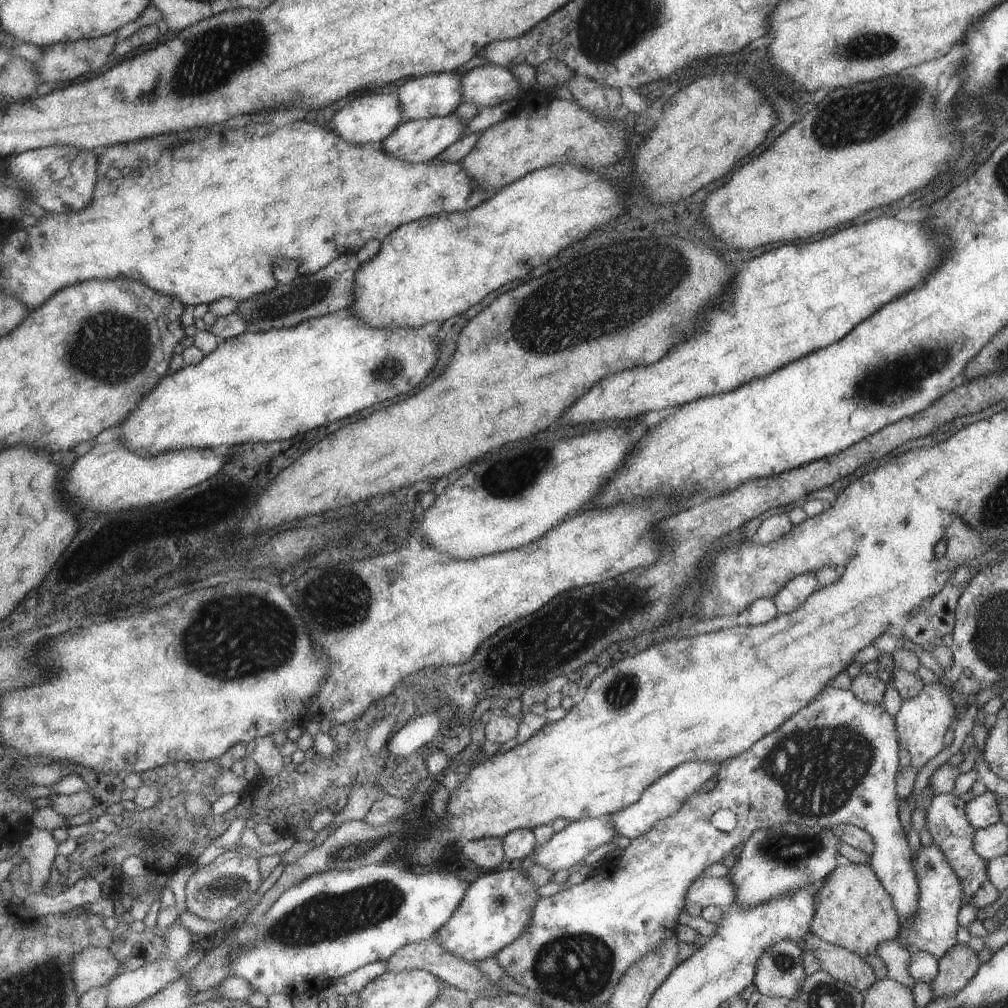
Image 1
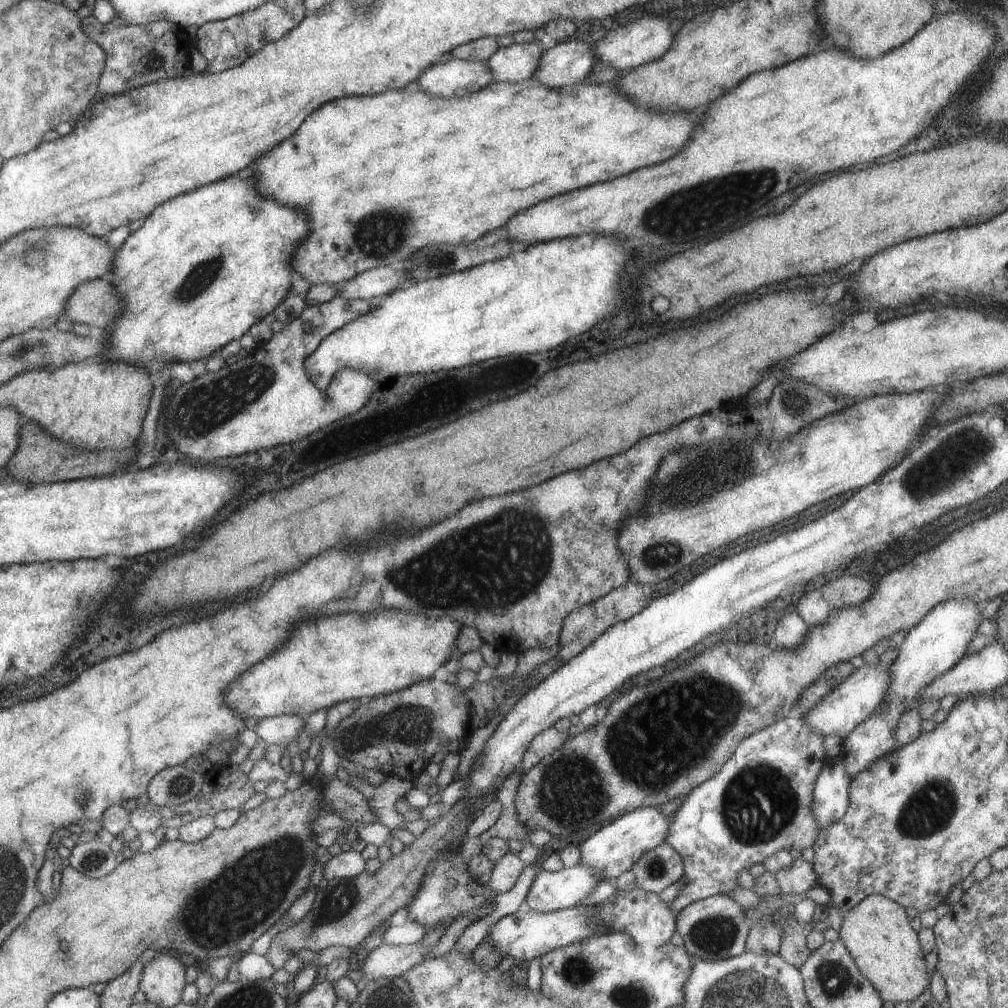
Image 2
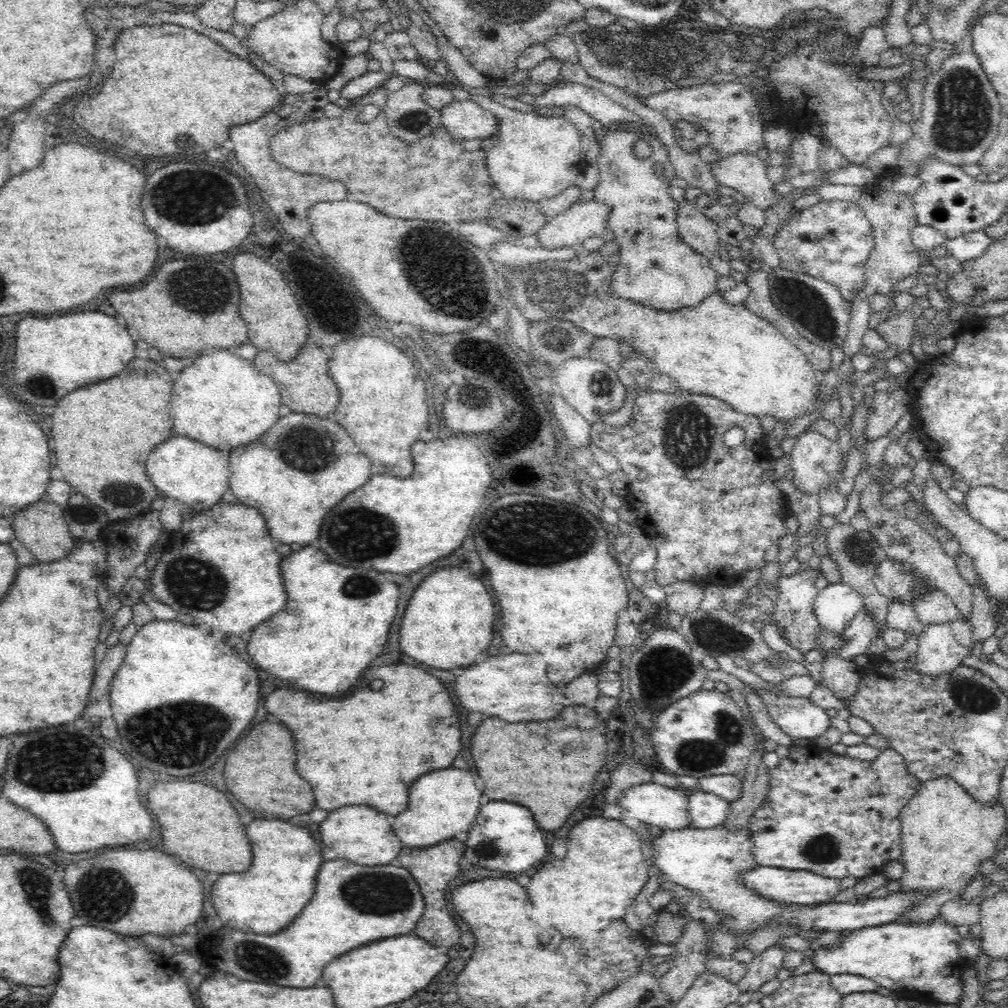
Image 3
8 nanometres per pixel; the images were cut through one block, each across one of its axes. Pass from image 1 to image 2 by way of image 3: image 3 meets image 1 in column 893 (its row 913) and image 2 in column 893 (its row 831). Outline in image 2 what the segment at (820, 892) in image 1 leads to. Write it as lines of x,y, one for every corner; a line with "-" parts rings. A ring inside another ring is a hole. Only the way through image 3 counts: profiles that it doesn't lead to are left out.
871,895
844,917
839,936
860,973
876,988
883,1002
913,1002
931,988
919,934
910,926
906,909
883,895

